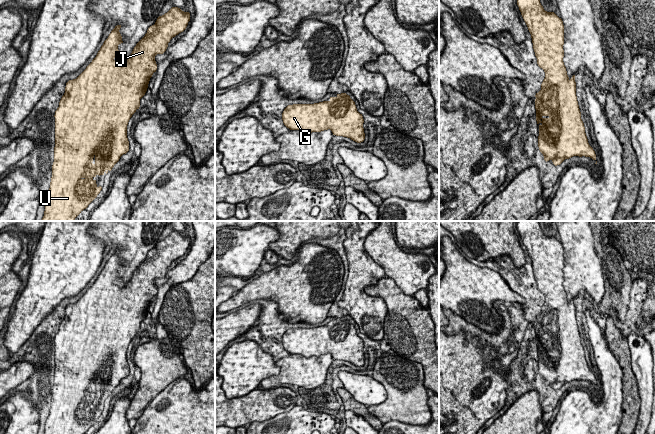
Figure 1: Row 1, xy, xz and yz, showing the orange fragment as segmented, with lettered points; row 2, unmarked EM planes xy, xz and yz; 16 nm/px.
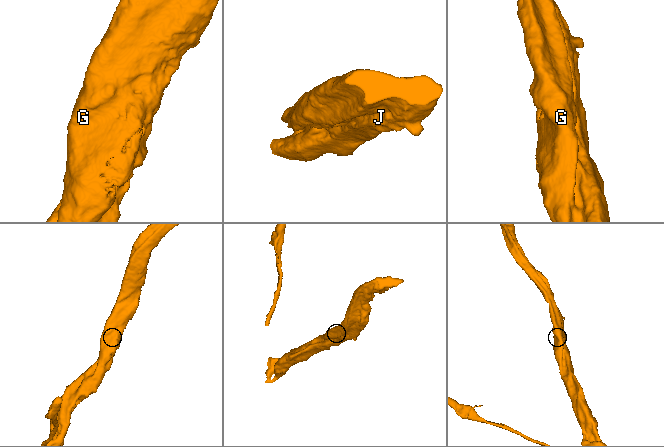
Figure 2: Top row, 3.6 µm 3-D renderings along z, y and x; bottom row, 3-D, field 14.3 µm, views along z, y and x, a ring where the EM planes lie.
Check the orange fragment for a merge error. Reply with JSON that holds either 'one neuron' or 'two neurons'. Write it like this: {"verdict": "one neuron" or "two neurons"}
{"verdict": "one neuron"}

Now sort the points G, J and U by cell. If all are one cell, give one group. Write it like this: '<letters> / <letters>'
G J U

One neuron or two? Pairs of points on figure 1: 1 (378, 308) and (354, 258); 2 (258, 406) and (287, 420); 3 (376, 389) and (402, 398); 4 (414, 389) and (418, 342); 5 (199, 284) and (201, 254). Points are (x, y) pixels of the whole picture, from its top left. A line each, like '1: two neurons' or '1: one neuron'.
1: one neuron
2: two neurons
3: two neurons
4: two neurons
5: two neurons

